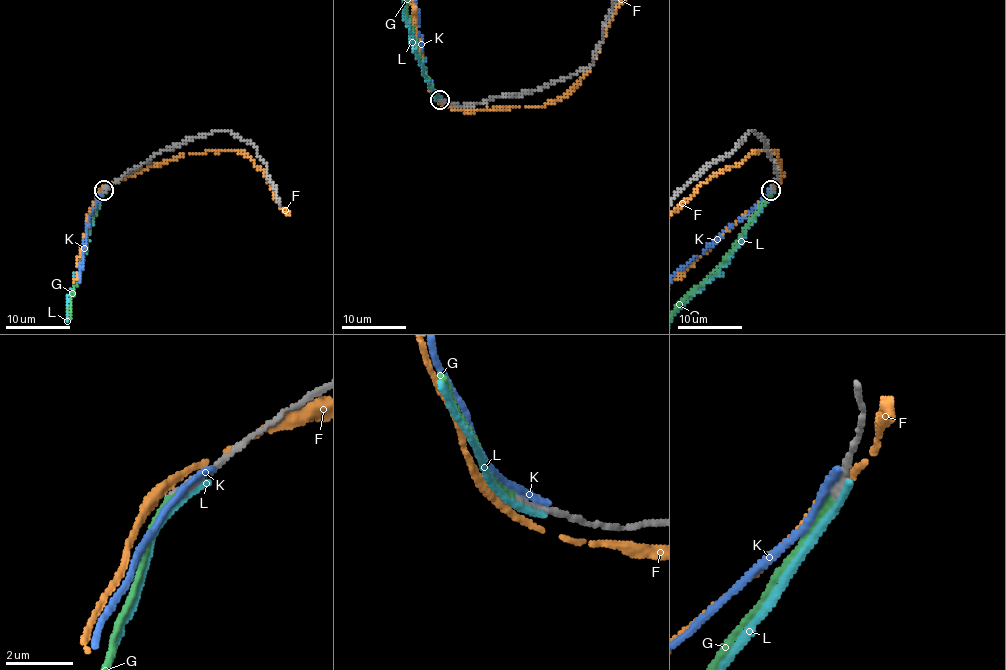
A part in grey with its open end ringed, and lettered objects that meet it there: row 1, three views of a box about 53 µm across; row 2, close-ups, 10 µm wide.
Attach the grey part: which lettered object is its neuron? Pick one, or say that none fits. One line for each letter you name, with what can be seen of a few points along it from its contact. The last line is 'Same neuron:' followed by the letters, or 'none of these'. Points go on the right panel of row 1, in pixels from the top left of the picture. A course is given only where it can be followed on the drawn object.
Same neuron: G

